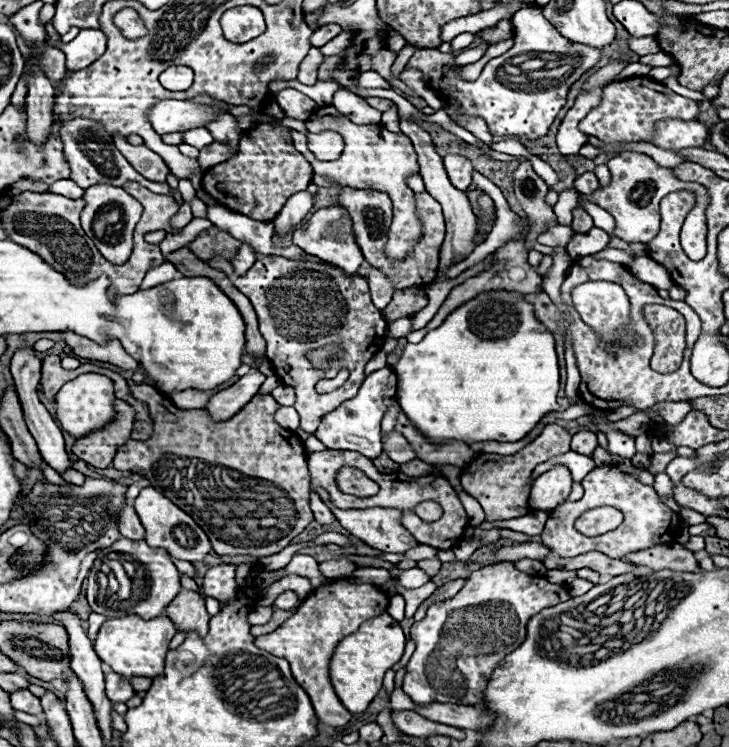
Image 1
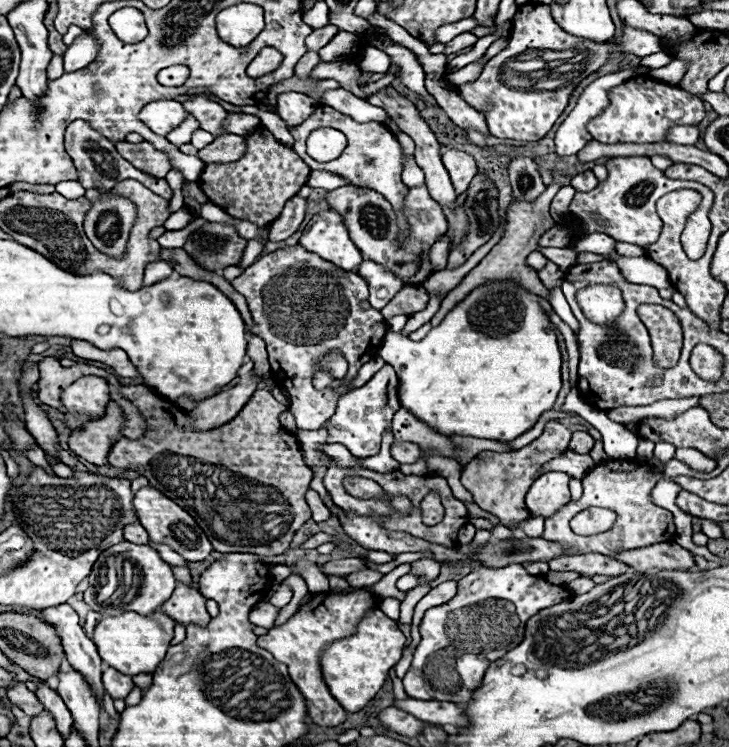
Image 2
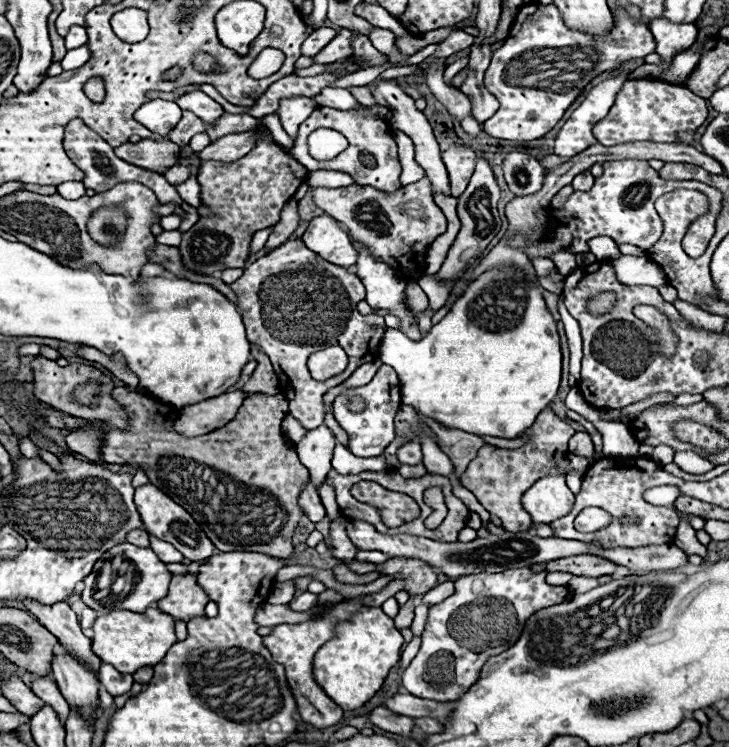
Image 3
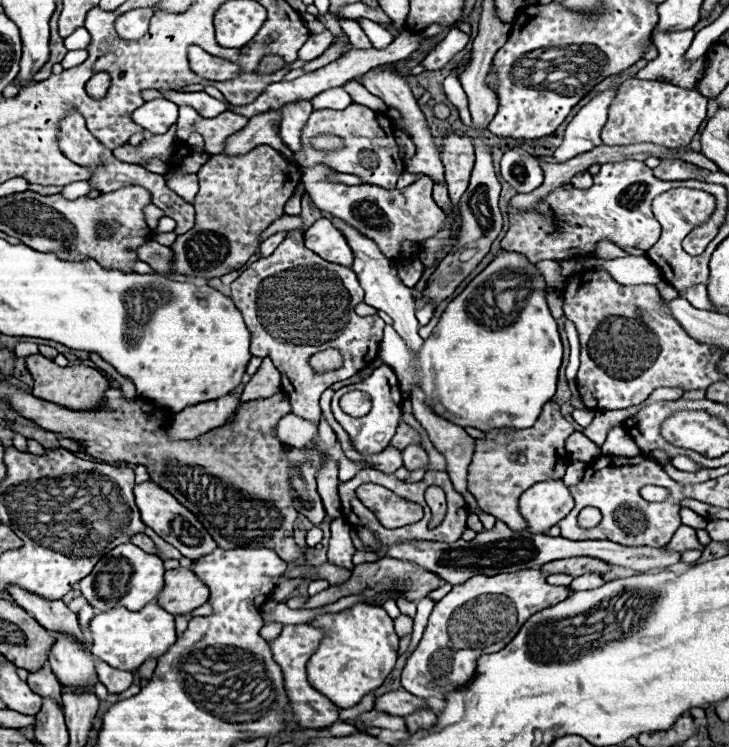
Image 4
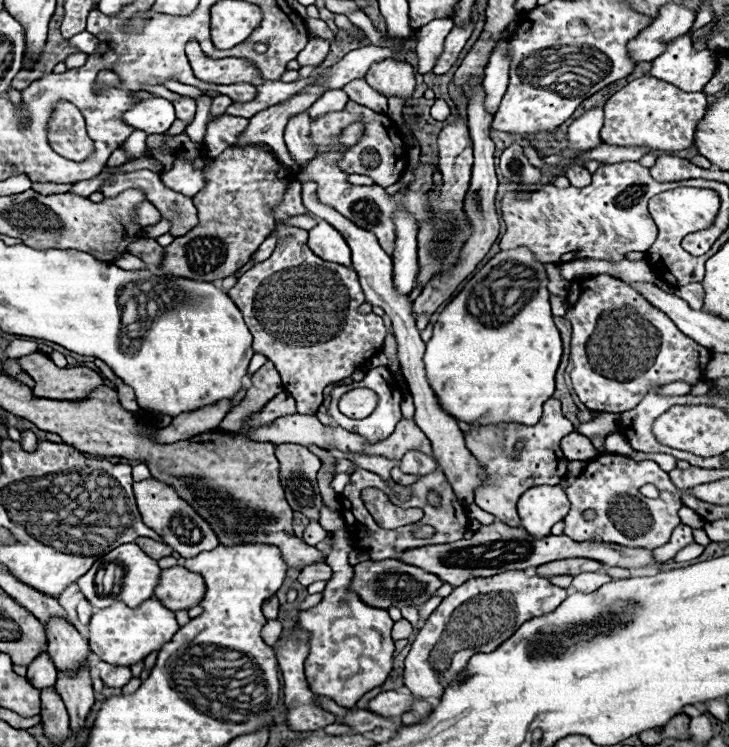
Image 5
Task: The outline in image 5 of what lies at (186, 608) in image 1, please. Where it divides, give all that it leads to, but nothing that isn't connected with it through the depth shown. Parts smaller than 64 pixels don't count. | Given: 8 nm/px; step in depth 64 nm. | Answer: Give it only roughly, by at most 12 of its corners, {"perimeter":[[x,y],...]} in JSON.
{"perimeter":[[184,566],[160,572],[154,596],[170,610],[204,598],[204,580]]}

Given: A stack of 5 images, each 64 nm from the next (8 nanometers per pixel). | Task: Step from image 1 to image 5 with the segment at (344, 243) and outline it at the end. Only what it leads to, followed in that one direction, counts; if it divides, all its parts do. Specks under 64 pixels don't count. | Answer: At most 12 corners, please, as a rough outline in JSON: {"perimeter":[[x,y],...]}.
{"perimeter":[[324,220],[310,230],[310,250],[350,266],[350,248]]}

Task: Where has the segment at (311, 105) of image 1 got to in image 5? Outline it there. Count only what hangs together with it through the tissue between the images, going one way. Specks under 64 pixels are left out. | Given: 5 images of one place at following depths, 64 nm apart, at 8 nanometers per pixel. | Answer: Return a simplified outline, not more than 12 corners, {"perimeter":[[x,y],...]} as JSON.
{"perimeter":[[308,112],[292,116],[284,130],[292,160],[300,168],[316,156]]}

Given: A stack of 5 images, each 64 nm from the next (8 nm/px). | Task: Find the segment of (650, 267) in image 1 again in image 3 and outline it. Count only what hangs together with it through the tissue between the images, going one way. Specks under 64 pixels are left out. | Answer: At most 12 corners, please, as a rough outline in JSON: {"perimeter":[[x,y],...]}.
{"perimeter":[[648,256],[610,260],[618,282],[662,286],[664,272]]}

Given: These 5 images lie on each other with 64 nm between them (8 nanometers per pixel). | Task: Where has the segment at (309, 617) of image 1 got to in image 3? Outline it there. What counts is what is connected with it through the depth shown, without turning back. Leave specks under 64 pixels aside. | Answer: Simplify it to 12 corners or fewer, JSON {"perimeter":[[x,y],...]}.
{"perimeter":[[360,602],[280,624],[264,646],[286,668],[302,720],[328,728],[344,710],[314,682],[312,658]]}

